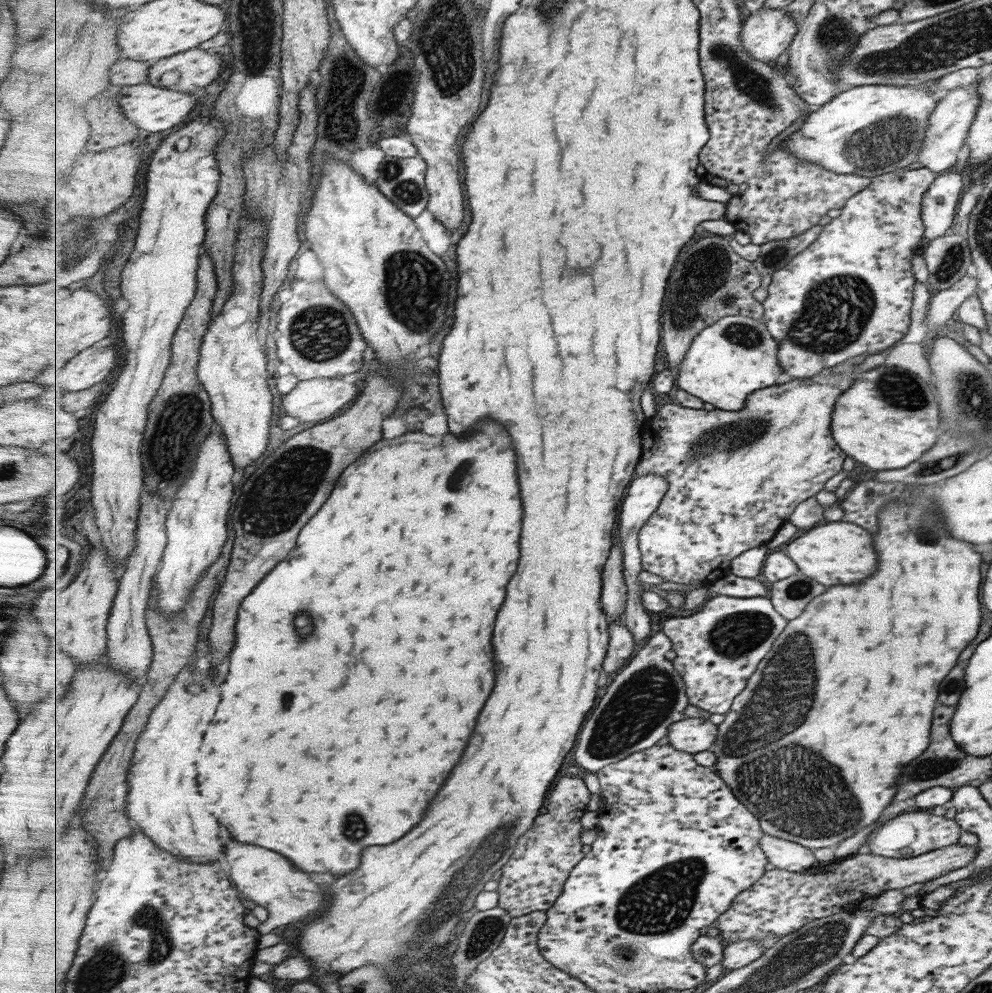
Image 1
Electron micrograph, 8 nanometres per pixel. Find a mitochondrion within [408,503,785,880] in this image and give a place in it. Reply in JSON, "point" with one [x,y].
{"point":[645,699]}

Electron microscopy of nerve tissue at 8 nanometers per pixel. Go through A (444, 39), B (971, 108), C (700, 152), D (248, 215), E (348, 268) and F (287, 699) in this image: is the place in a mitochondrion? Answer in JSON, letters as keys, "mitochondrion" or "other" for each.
{"A":"mitochondrion","B":"other","C":"other","D":"other","E":"other","F":"other"}

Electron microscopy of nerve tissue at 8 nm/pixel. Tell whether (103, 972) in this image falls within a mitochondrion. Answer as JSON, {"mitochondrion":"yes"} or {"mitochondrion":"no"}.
{"mitochondrion":"yes"}

